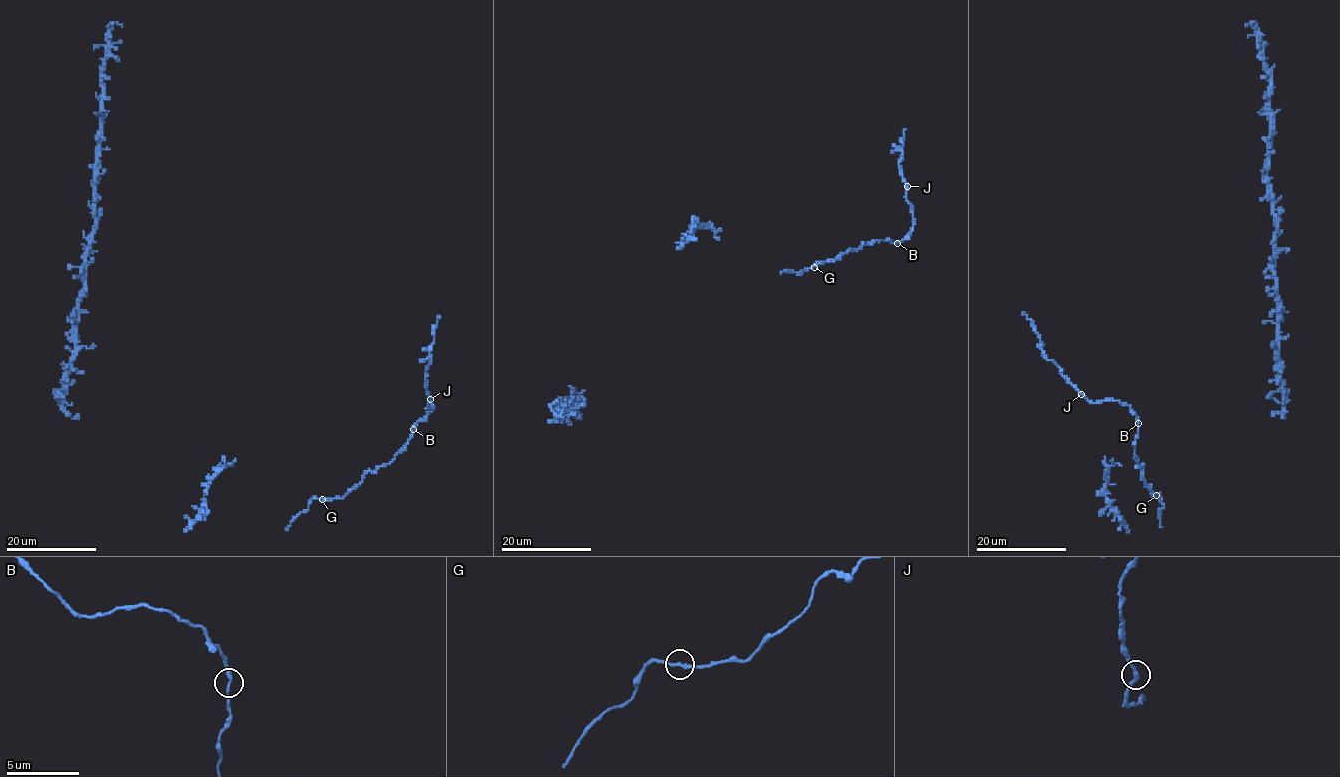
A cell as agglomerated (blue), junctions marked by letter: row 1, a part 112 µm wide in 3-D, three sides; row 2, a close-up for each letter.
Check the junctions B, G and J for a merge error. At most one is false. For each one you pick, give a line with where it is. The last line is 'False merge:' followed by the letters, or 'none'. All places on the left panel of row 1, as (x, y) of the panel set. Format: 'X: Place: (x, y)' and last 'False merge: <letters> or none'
False merge: none

